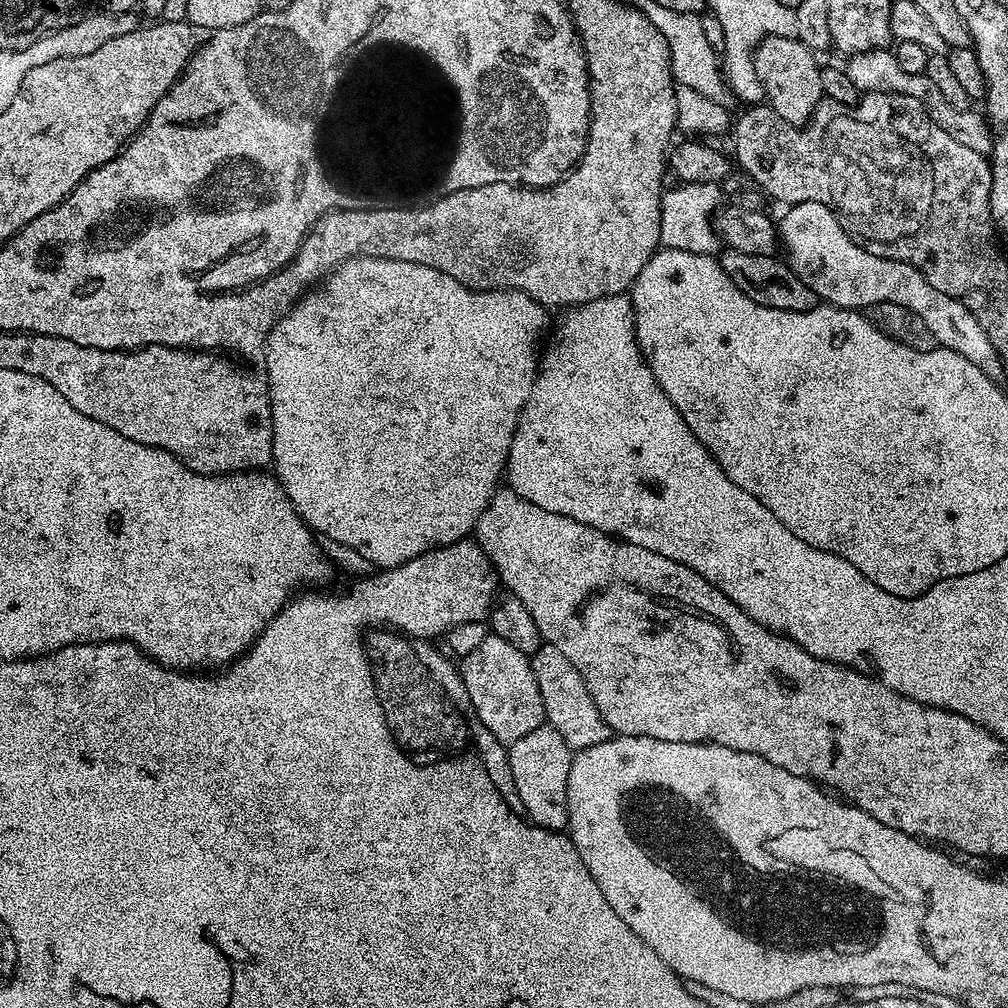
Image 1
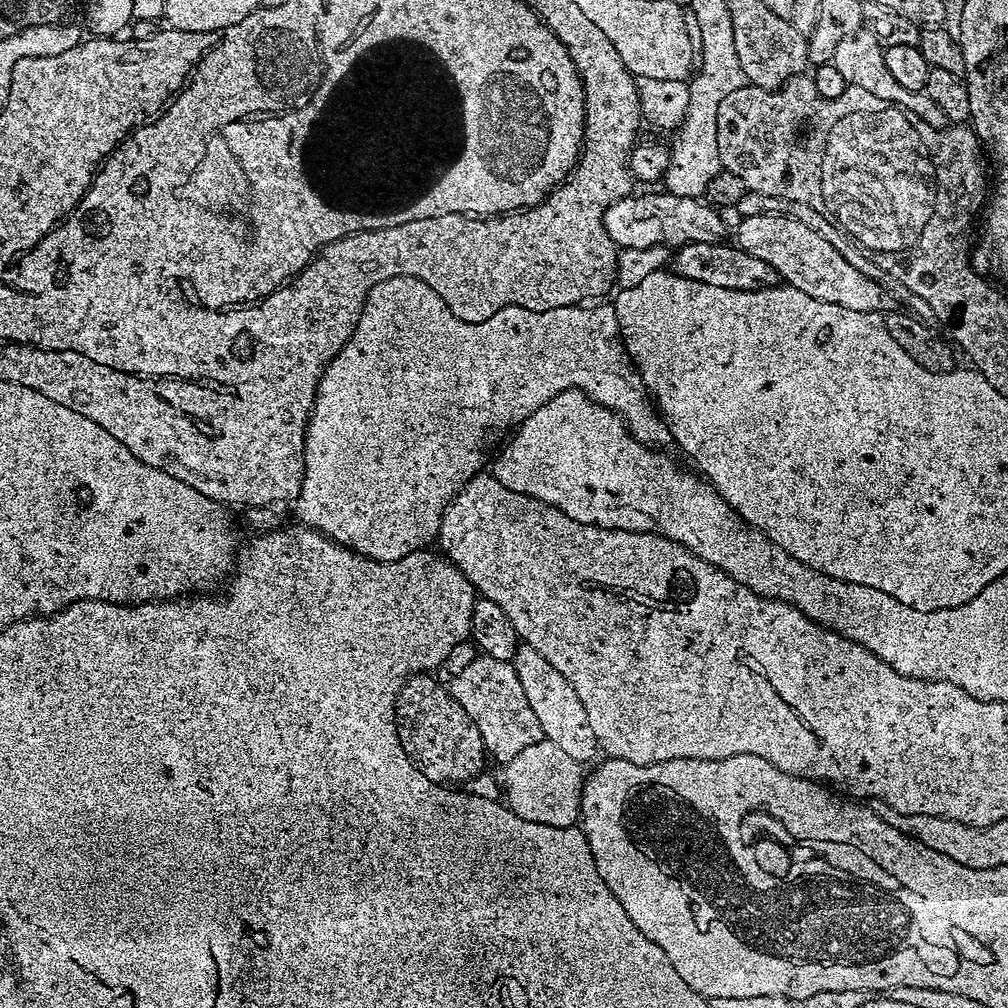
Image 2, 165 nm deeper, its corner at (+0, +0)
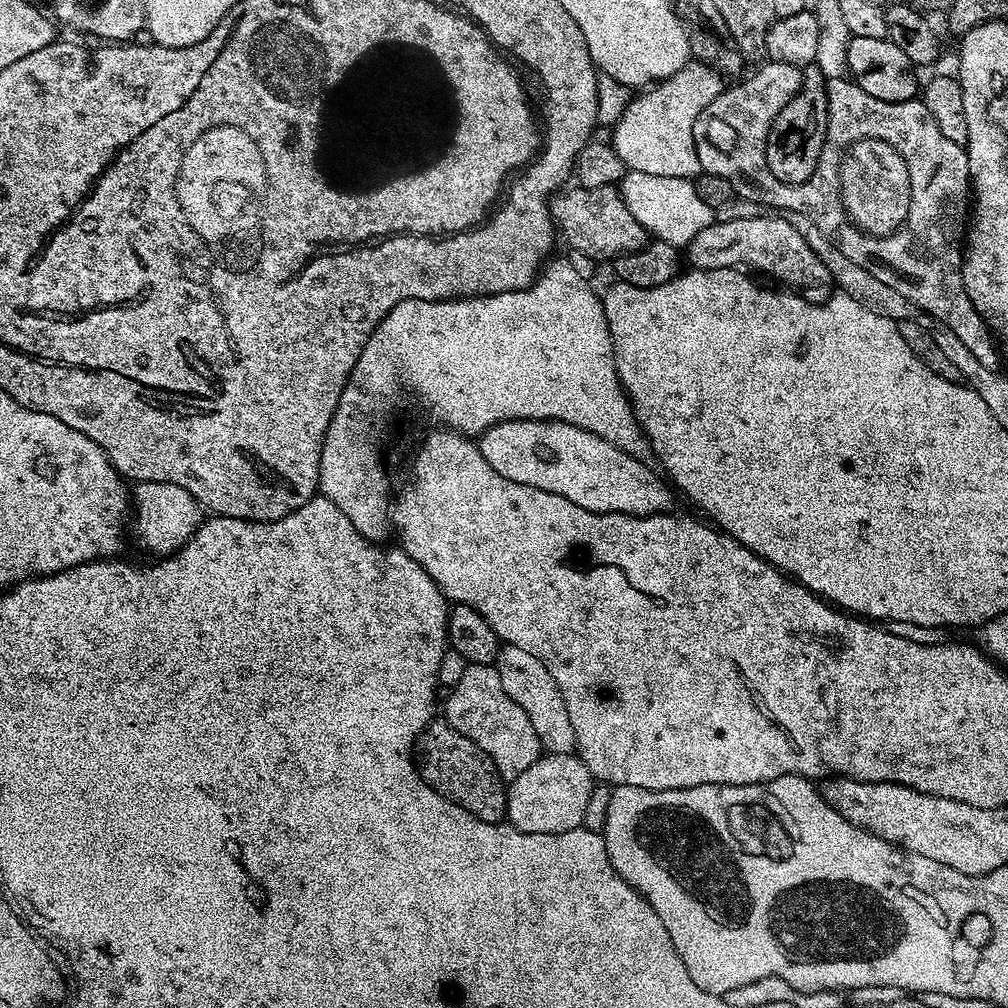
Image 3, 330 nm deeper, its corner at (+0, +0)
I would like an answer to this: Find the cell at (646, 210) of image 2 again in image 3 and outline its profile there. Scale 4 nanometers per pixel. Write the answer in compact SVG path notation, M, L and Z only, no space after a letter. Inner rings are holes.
M607 184L601 188L572 187L561 191L550 204L552 219L559 235L562 240L565 240L565 245L568 248L582 250L582 254L586 254L588 259L593 262L599 262L599 260L608 262L617 256L621 256L623 252L636 252L639 248L643 248L645 244L649 243L650 233L635 220L634 215L624 204L620 192L613 185Z

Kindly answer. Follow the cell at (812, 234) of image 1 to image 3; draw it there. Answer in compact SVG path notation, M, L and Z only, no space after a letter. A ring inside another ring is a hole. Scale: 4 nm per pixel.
M778 214L766 218L738 218L734 222L715 223L706 226L686 247L686 260L693 269L701 268L740 268L753 270L757 268L792 290L820 288L831 281L832 275L822 260L800 234ZM688 253L688 256L687 256ZM745 264L745 265L744 265ZM789 284L789 285L788 285Z

